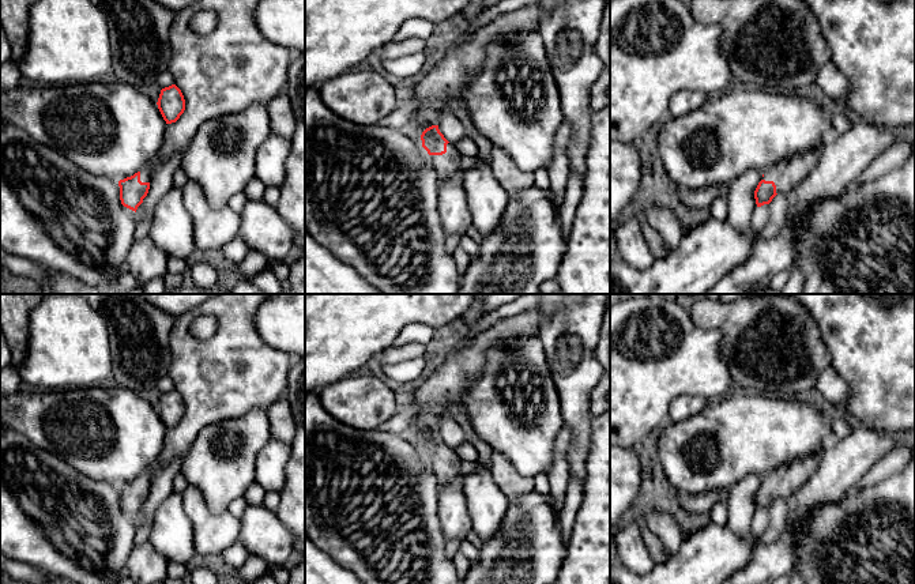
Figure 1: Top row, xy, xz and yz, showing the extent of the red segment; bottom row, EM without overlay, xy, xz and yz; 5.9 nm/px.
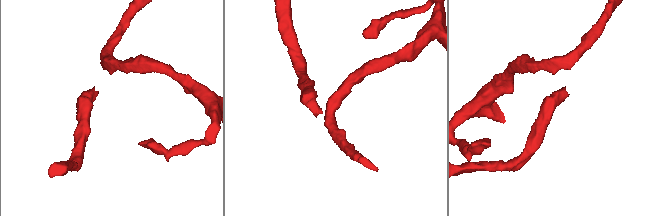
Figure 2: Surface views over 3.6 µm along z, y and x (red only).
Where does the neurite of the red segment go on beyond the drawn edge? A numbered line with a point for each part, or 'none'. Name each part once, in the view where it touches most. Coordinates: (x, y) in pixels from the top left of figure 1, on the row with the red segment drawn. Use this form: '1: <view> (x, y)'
1: xz (450, 164)

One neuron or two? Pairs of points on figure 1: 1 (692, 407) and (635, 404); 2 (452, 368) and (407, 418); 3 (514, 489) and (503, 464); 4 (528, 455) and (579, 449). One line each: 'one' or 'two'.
1: two
2: two
3: one
4: two

